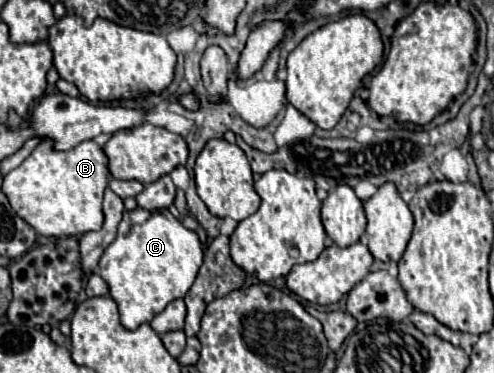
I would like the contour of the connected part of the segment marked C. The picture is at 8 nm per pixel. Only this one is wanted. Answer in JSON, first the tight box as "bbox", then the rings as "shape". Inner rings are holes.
{"bbox":[99,206,203,330],"shape":[[[137,206],[135,210],[123,212],[117,238],[105,248],[99,260],[99,274],[107,282],[111,298],[119,306],[121,324],[127,330],[135,330],[143,322],[151,322],[153,316],[157,316],[169,302],[173,302],[175,298],[183,298],[187,294],[201,268],[201,262],[203,262],[203,246],[193,230],[187,230],[167,208],[145,210]]]}

